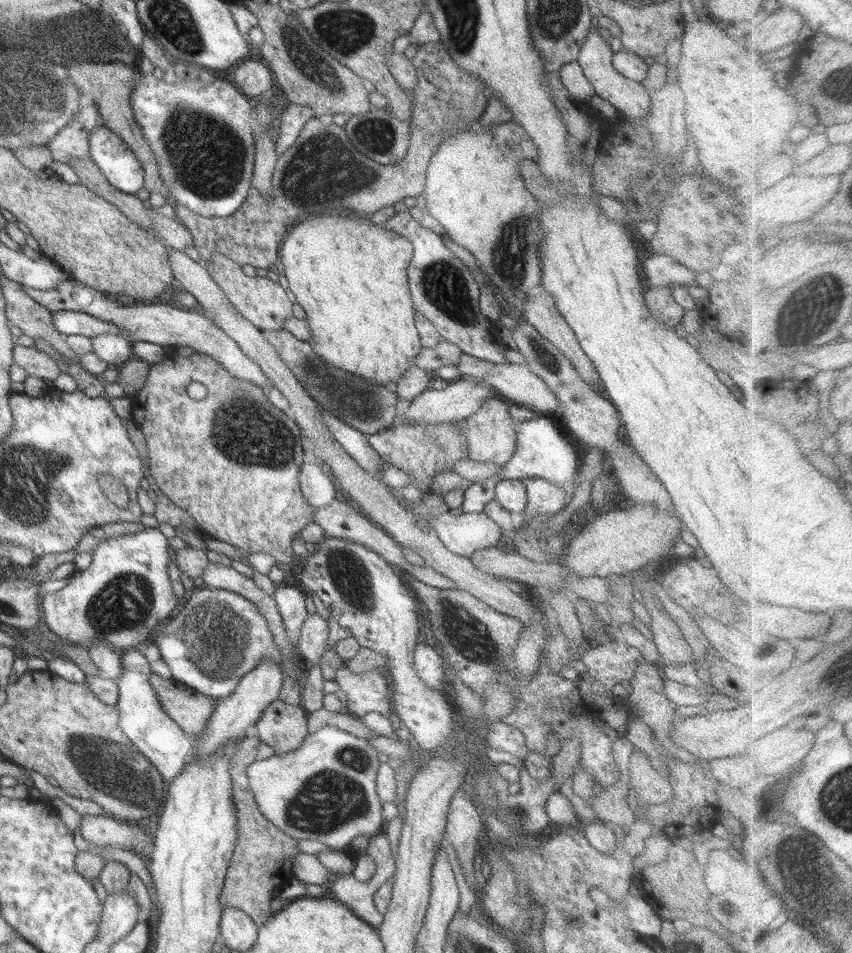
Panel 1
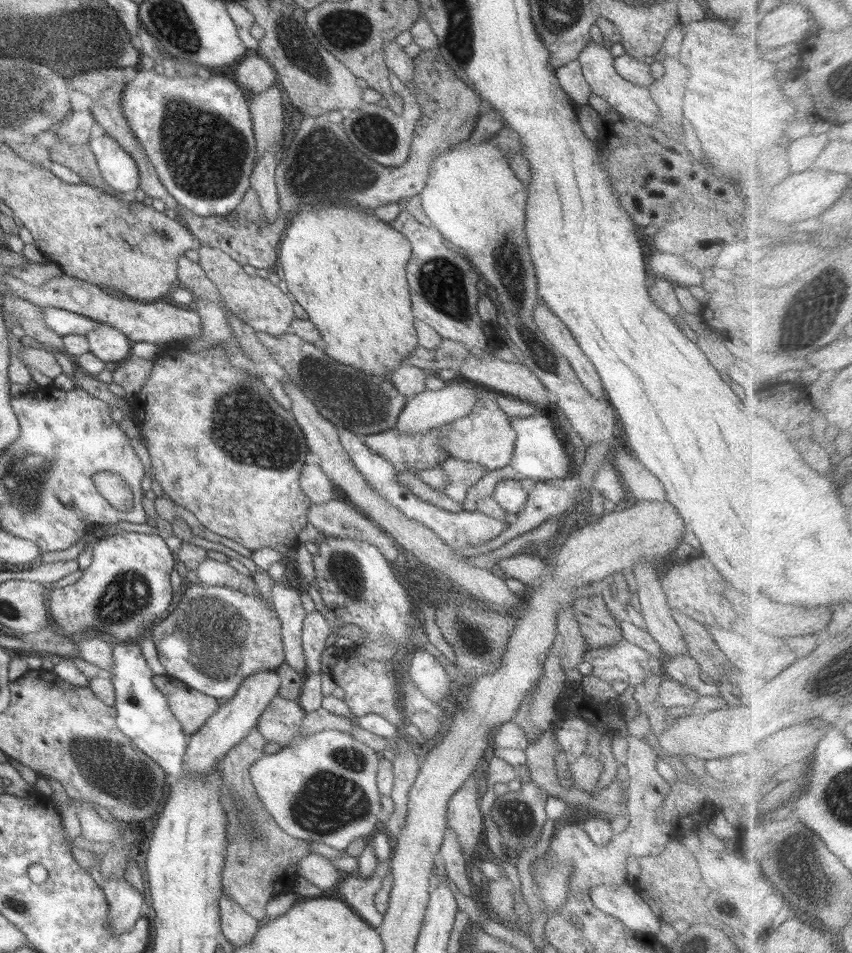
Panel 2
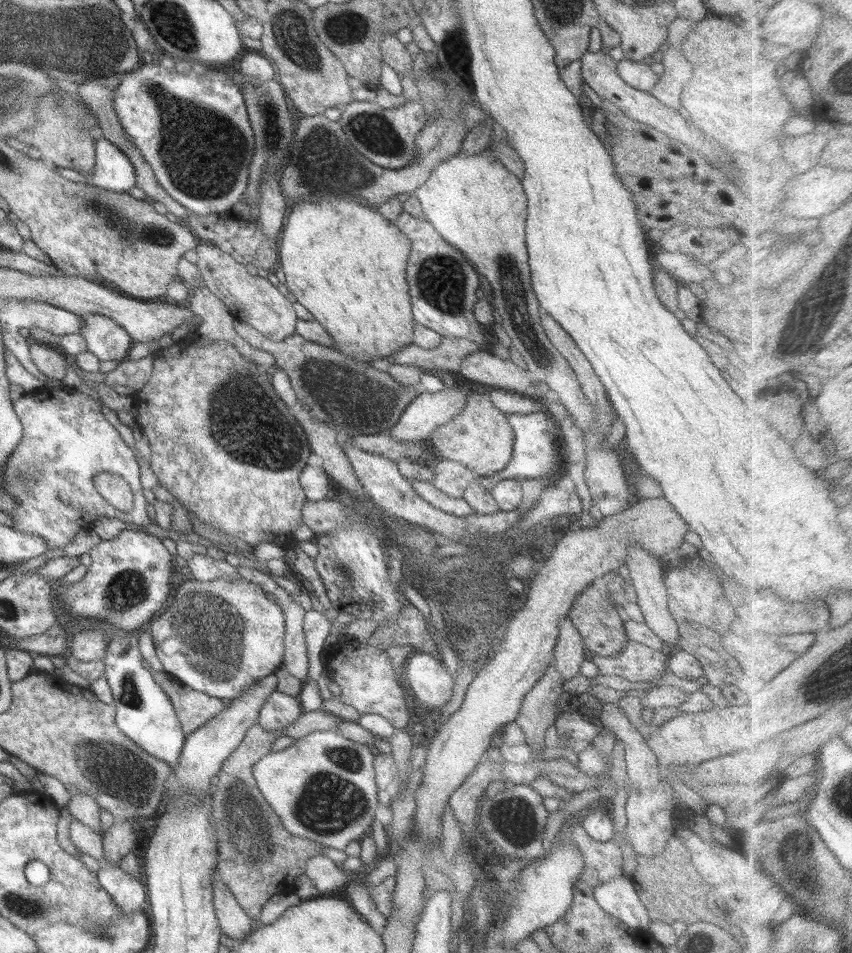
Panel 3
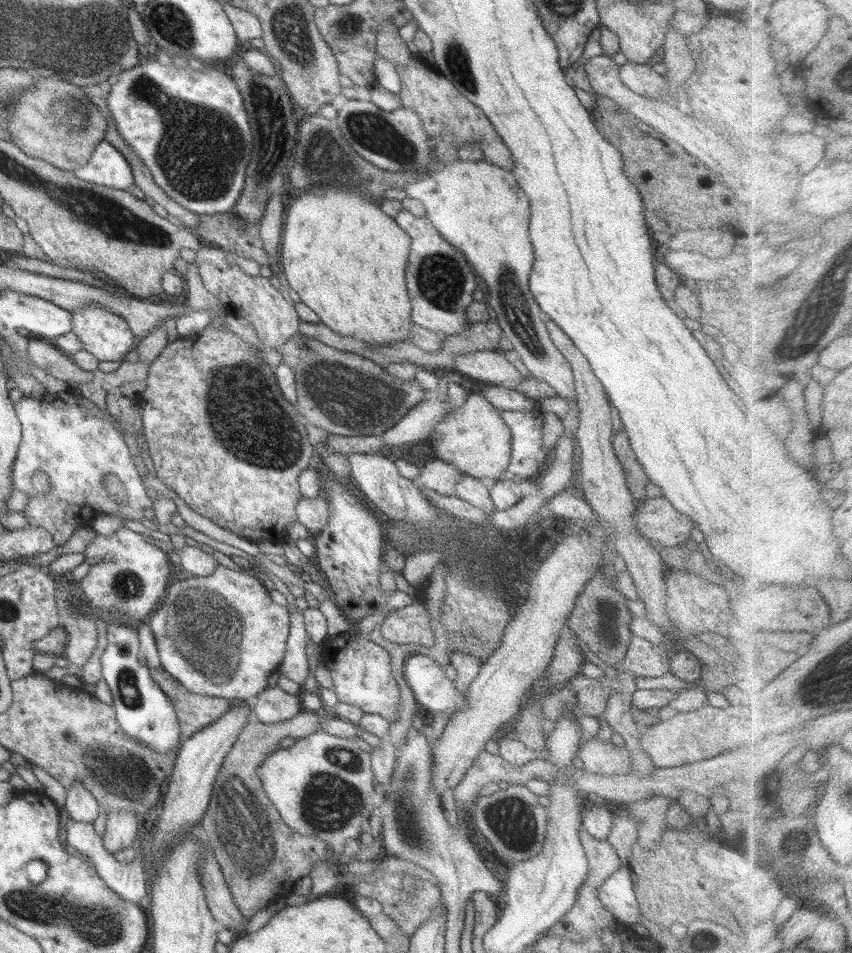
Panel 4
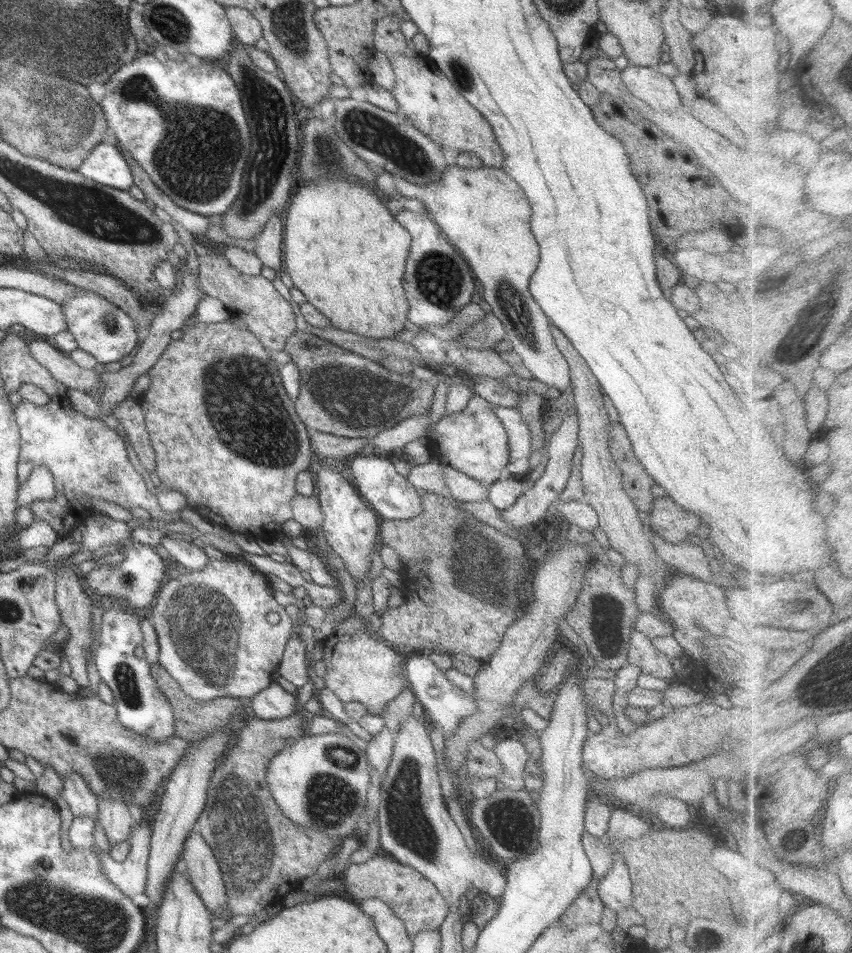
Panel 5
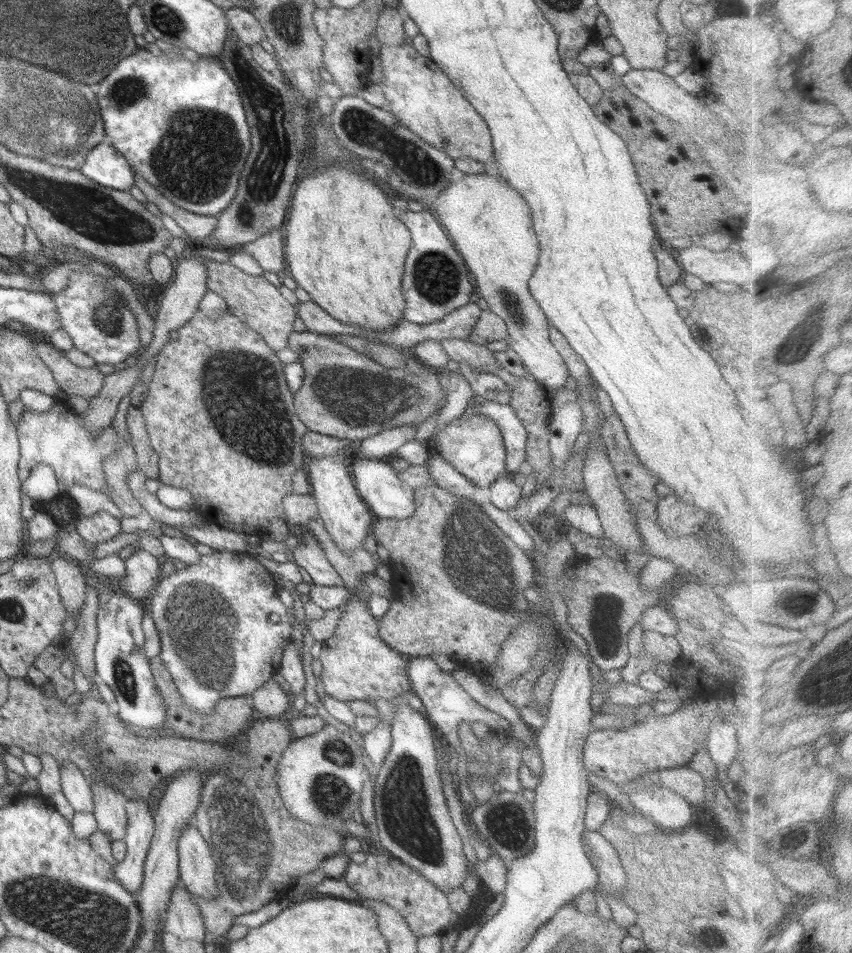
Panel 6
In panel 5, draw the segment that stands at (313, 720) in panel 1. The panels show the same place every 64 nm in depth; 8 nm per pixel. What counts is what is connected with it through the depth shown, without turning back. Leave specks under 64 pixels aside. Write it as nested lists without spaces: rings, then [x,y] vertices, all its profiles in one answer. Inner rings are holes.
[[[303,711],[291,717],[271,721],[250,716],[240,725],[236,746],[220,760],[210,778],[206,792],[207,804],[193,831],[199,833],[212,848],[216,862],[220,866],[228,894],[228,903],[223,912],[228,917],[256,915],[278,896],[284,897],[290,890],[296,888],[302,879],[316,873],[322,862],[327,860],[338,846],[334,838],[292,823],[277,806],[267,782],[267,771],[272,758],[283,749],[284,741],[304,735],[302,727],[308,716]]]

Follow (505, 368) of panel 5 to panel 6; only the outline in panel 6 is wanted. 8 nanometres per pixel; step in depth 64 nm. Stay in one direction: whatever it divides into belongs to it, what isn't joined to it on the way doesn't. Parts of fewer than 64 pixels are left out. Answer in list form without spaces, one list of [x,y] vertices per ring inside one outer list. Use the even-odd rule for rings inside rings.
[[[468,339],[440,340],[443,350],[449,355],[449,358],[458,363],[466,362],[473,371],[479,367],[500,367],[497,360],[493,357],[494,352],[490,352],[484,345],[478,345],[470,342]]]

